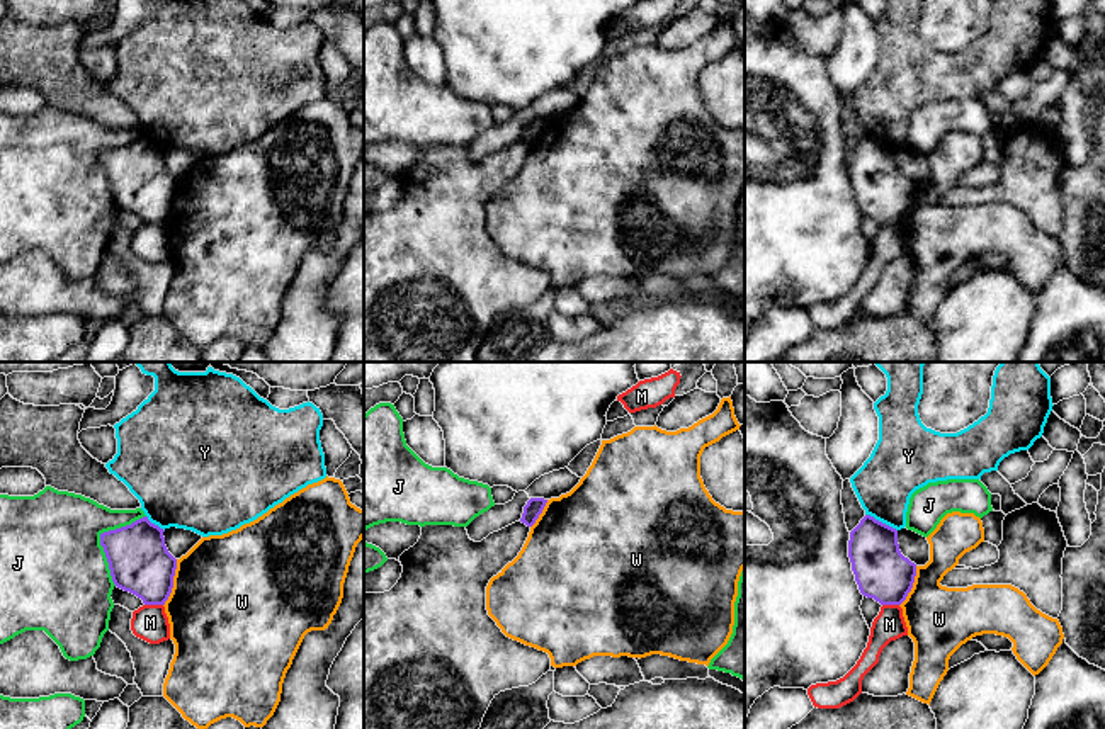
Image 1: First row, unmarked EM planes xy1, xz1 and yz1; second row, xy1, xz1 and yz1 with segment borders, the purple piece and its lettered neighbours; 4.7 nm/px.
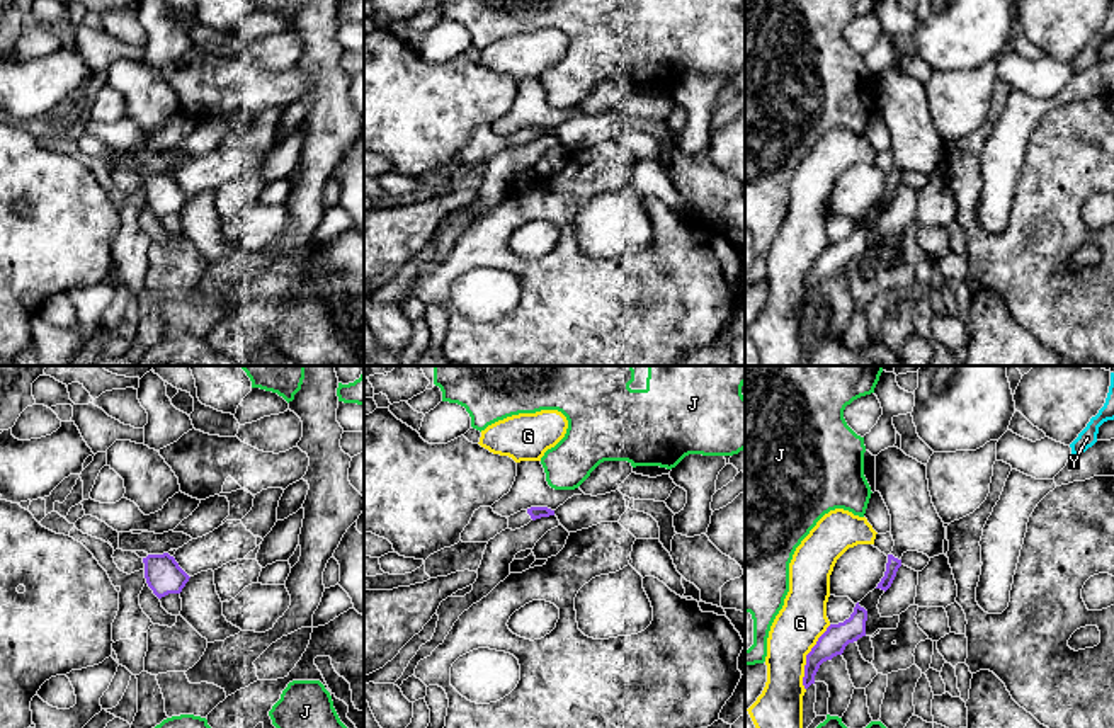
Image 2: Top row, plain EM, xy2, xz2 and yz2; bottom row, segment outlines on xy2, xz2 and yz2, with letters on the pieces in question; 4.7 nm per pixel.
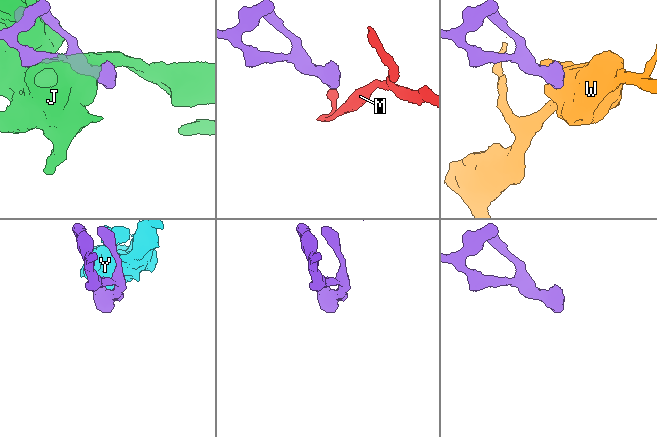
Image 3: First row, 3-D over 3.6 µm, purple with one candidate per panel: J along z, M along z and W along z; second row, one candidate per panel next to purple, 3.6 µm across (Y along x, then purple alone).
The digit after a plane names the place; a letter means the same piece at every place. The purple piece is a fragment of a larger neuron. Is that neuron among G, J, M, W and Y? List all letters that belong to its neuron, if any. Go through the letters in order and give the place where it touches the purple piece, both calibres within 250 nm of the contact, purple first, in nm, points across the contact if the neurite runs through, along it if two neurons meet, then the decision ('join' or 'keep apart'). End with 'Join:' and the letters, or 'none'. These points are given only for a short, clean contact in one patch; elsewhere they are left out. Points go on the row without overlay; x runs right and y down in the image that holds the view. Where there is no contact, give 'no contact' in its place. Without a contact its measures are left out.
G: contact yz2 (807, 276); calibres 120 and 220 nm; keep apart
J: contact xy1 (101, 158); calibres 300 and 480 nm; keep apart
M: contact xy1 (153, 223); calibres 300 and 170 nm; keep apart
W: contact xy1 (172, 203); calibres 300 and 500 nm; keep apart
Y: contact yz1 (881, 141); calibres 260 and 280 nm; border yz1 (866, 133), (896, 150); keep apart
Join: none

